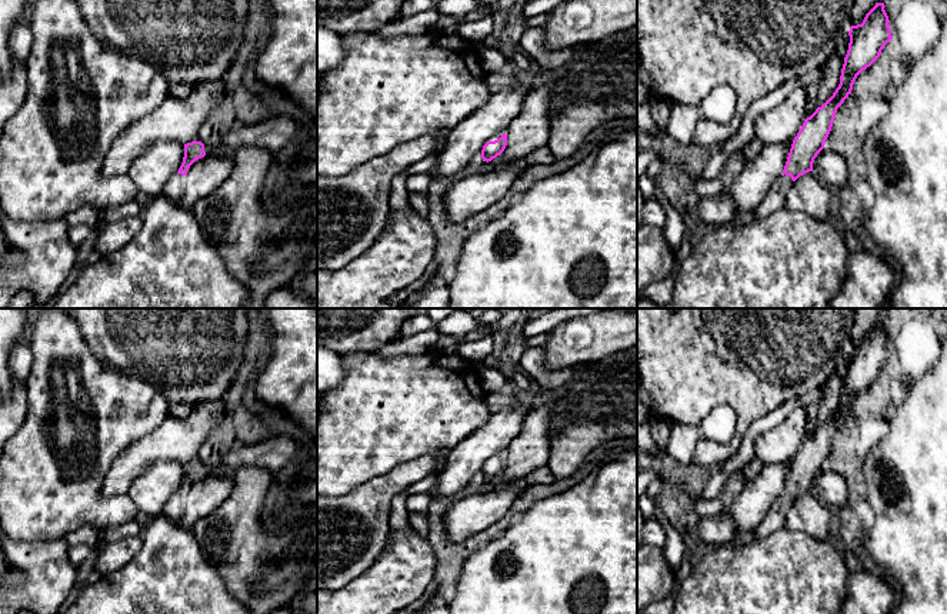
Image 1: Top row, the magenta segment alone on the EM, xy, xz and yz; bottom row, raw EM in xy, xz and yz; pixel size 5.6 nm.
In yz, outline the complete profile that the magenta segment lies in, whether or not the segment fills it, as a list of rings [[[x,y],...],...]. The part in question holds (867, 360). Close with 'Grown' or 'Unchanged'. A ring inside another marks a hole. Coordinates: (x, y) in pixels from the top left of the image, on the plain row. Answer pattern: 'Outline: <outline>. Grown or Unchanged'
Outline: [[[876,323],[861,344],[850,347],[850,363],[840,404],[833,416],[804,440],[793,460],[783,494],[756,528],[754,540],[763,540],[784,528],[786,514],[791,504],[800,495],[813,491],[814,478],[824,468],[837,428],[851,414],[857,396],[880,377],[884,366],[893,358],[884,327],[884,323]]]. Grown

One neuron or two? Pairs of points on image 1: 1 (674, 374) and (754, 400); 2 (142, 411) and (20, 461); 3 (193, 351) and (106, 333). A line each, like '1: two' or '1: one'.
1: one
2: one
3: one

